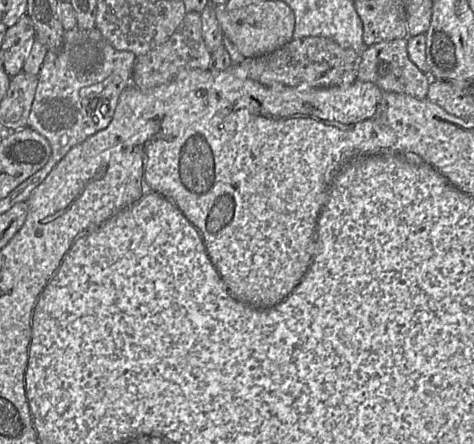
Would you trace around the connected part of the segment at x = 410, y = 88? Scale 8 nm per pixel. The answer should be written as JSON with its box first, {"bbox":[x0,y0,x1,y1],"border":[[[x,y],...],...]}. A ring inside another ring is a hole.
{"bbox":[357,38,432,99],"border":[[[407,38],[376,43],[361,52],[357,80],[371,82],[387,92],[402,93],[417,99],[425,99],[432,79],[409,58]]]}

